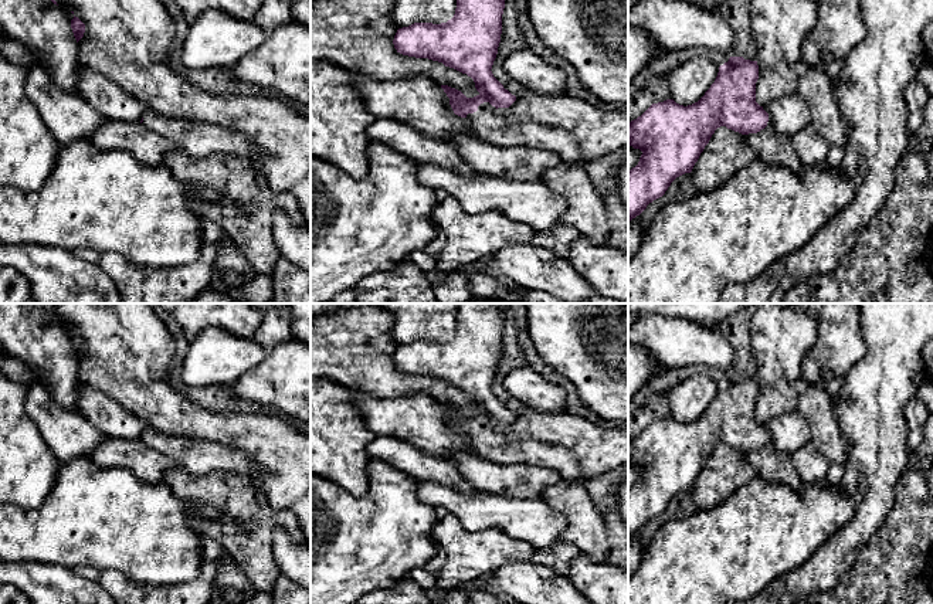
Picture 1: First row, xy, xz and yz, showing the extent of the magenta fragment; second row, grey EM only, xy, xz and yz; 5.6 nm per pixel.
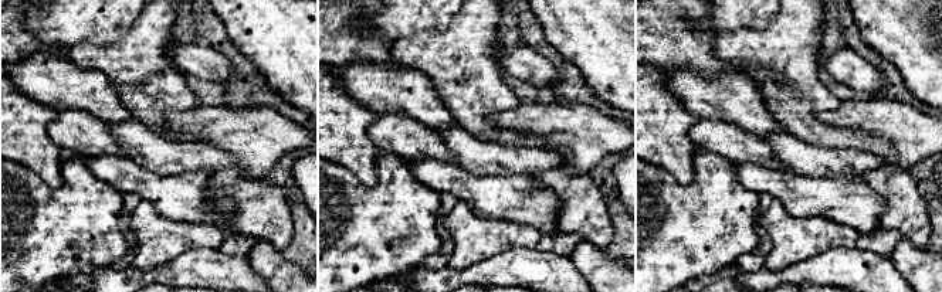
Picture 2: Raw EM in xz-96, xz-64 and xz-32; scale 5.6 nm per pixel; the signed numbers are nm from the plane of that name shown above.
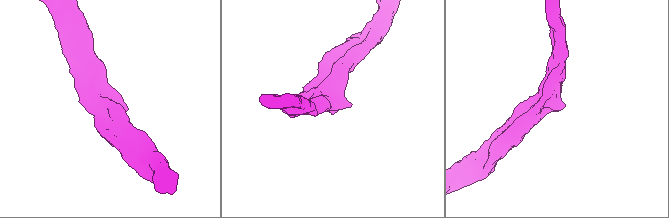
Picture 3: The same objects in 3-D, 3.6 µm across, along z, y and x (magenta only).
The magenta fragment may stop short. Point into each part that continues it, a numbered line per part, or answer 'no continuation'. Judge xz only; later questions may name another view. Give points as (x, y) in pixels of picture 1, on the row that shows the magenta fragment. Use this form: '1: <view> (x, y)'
1: xz (487, 125)

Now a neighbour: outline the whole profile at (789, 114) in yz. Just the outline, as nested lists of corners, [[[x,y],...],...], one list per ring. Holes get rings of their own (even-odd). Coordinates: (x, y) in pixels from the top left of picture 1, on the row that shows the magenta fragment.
[[[798,94],[781,96],[764,108],[771,118],[771,128],[788,138],[811,125],[808,106]]]

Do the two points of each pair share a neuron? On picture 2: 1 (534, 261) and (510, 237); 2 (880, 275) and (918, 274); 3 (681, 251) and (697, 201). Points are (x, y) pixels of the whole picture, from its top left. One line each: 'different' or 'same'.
1: different
2: different
3: same

